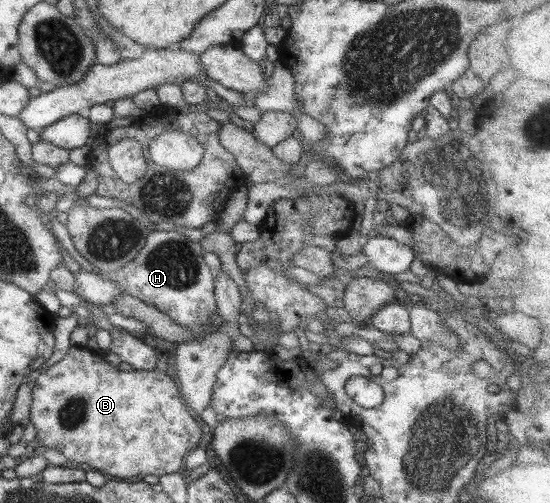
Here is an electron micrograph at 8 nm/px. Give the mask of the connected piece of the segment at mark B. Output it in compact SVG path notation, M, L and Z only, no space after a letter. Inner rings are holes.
M70 346L67 354L59 361L49 366L45 371L40 370L39 376L35 379L33 388L31 388L32 399L29 411L29 420L31 424L36 428L36 439L45 448L53 448L59 450L66 460L71 462L83 462L87 464L89 468L97 470L99 473L104 474L106 477L116 478L119 480L140 480L141 477L147 476L147 474L153 474L153 476L161 476L162 474L175 472L181 462L183 462L183 455L188 453L199 442L200 436L200 423L195 421L192 410L184 403L184 400L180 396L179 386L176 381L165 375L165 372L159 370L118 370L117 366L107 363L104 358L99 358L95 354L86 348L80 348Z

